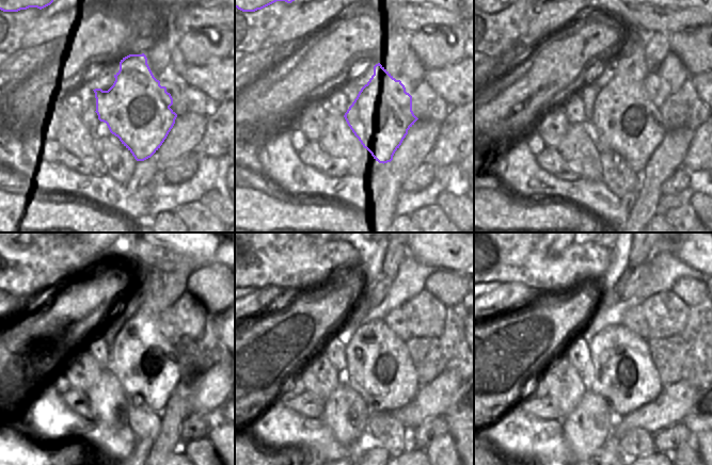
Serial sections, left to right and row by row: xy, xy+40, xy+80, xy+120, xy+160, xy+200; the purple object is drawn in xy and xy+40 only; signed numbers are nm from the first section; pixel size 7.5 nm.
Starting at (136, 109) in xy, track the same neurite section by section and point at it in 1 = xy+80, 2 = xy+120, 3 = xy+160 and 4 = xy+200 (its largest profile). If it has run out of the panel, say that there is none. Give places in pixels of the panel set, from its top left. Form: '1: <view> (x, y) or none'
1: xy+80 (622, 119)
2: xy+120 (141, 358)
3: xy+160 (381, 370)
4: xy+200 (622, 372)

